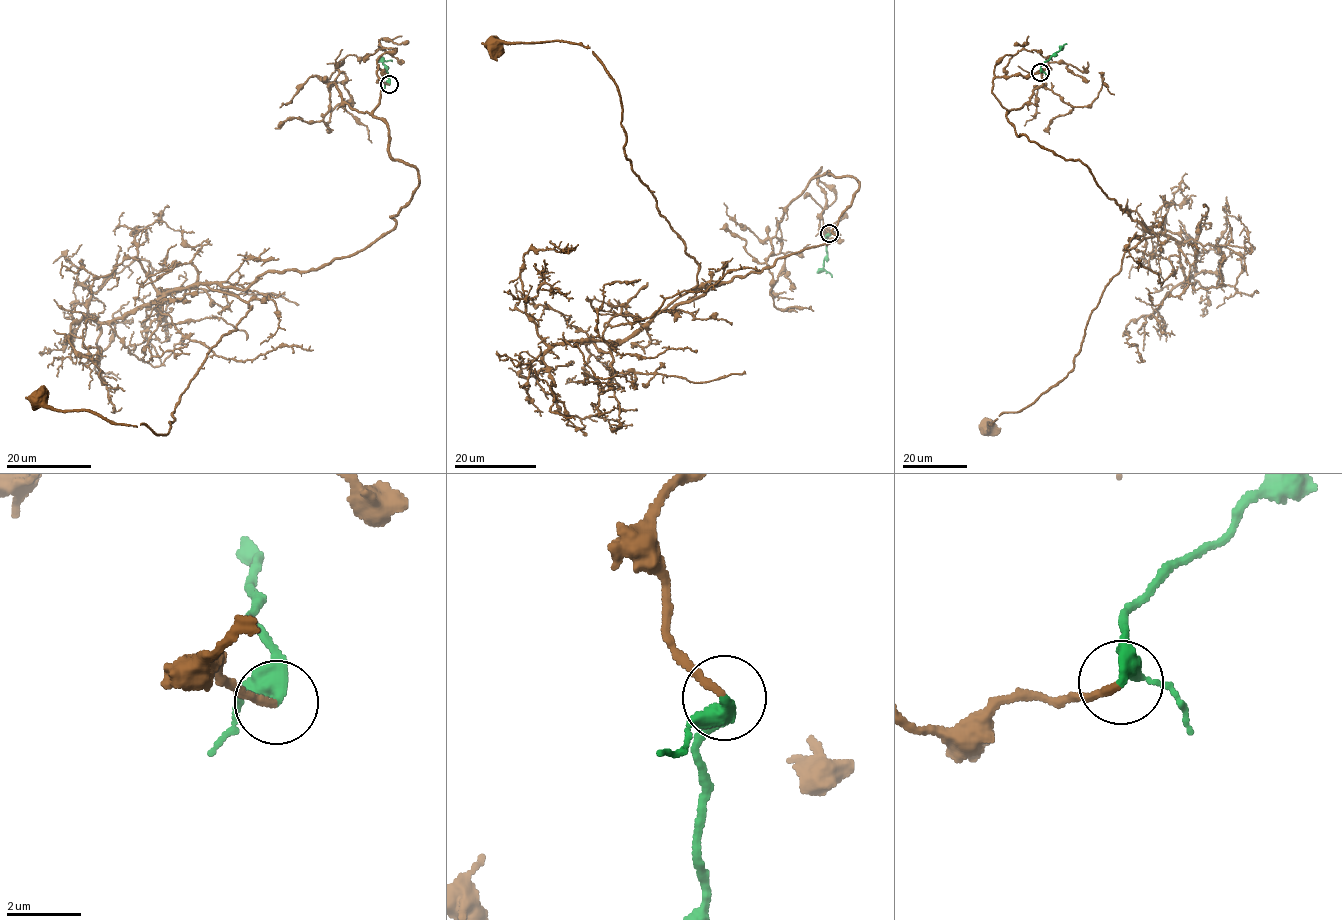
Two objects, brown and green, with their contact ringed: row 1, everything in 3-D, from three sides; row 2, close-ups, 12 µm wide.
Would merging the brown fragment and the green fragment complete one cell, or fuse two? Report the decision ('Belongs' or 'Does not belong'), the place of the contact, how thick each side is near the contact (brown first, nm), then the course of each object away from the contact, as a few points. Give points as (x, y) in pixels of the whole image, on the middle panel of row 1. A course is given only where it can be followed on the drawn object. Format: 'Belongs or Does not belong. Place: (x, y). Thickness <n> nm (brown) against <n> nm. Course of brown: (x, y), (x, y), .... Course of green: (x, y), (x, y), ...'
Belongs. Place: (829, 233). Thickness 200 nm (brown) against 340 nm. Course of brown: (829, 232), (820, 167), (859, 184), (837, 238), (658, 313), (698, 265), (614, 80), (494, 46). Course of green: (829, 233), (823, 268), (832, 277)

